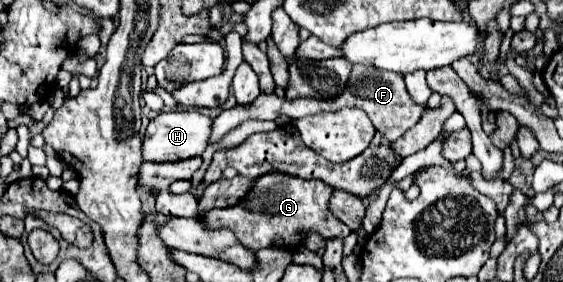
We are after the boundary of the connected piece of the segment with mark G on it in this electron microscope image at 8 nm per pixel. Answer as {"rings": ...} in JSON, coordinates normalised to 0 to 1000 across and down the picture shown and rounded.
{"rings":[[[469,617],[455,638],[451,667],[437,688],[437,702],[412,738],[380,738],[373,745],[359,780],[366,809],[405,809],[419,830],[419,844],[448,879],[476,879],[476,872],[497,872],[512,887],[526,887],[536,851],[551,823],[565,823],[579,851],[586,844],[615,844],[622,830],[622,809],[597,780],[597,766],[583,745],[583,709],[590,695],[593,667],[568,638],[533,638],[508,617]]]}

